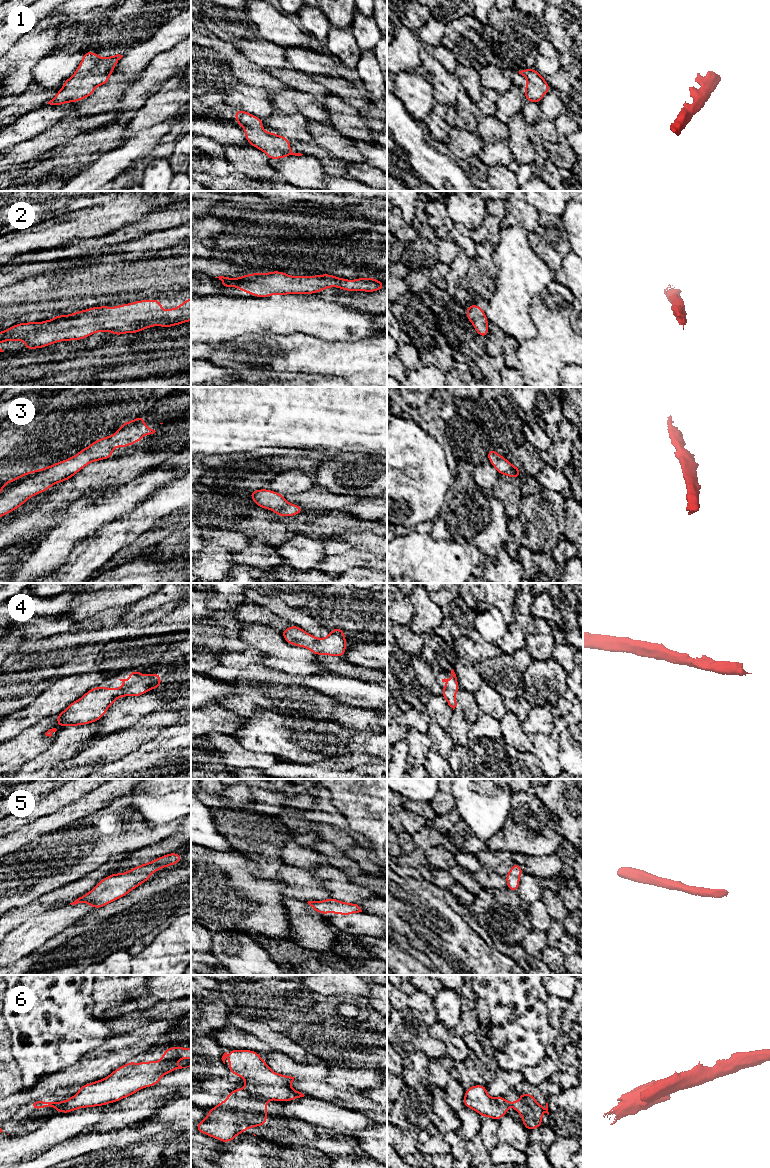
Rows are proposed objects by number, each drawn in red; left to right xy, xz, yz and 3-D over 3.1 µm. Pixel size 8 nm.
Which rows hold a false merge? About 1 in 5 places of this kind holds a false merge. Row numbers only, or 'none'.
6

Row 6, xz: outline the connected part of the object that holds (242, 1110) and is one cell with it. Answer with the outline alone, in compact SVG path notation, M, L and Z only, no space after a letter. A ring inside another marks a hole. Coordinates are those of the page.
M237 1088L227 1094L225 1102L221 1100L216 1107L208 1109L208 1115L196 1125L196 1131L223 1143L233 1141L246 1129L267 1123L267 1100Z

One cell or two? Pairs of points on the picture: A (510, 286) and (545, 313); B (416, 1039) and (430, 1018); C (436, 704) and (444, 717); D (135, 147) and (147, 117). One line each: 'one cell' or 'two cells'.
A: two cells
B: two cells
C: one cell
D: two cells

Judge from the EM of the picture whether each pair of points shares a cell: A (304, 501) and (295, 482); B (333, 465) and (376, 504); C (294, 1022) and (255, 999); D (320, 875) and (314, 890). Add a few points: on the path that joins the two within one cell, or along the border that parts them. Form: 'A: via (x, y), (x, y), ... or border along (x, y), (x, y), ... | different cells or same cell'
A: border along (314, 484), (304, 491), (285, 496) | different cells
B: border along (376, 496), (363, 498) | different cells
C: via (291, 1010), (280, 999), (267, 999) | same cell
D: border along (309, 870), (332, 897) | different cells

